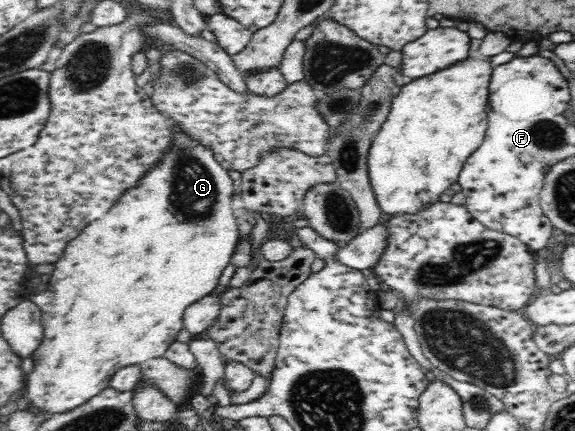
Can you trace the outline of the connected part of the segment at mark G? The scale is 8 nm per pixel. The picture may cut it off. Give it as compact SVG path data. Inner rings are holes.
M171 123L171 134L173 134L173 145L165 153L165 157L155 167L149 169L148 173L142 178L141 185L137 189L132 188L125 191L119 197L119 203L113 205L111 213L105 213L101 219L91 221L79 233L79 237L69 241L63 255L54 263L55 270L51 274L47 289L29 296L31 302L35 302L37 306L41 307L45 337L43 337L41 345L37 347L37 351L33 353L35 367L33 367L31 373L26 374L23 392L18 396L23 401L27 401L27 408L37 407L40 411L52 415L67 413L67 411L87 403L91 397L95 397L99 392L109 388L111 377L119 369L132 365L139 366L151 358L163 357L169 345L177 339L177 333L184 328L185 308L210 293L220 291L218 279L221 277L225 266L231 262L231 257L239 239L237 221L233 217L236 213L237 204L235 195L238 195L238 193L234 189L228 171L215 161L213 152L208 147L201 145L192 137L188 137L174 123Z

